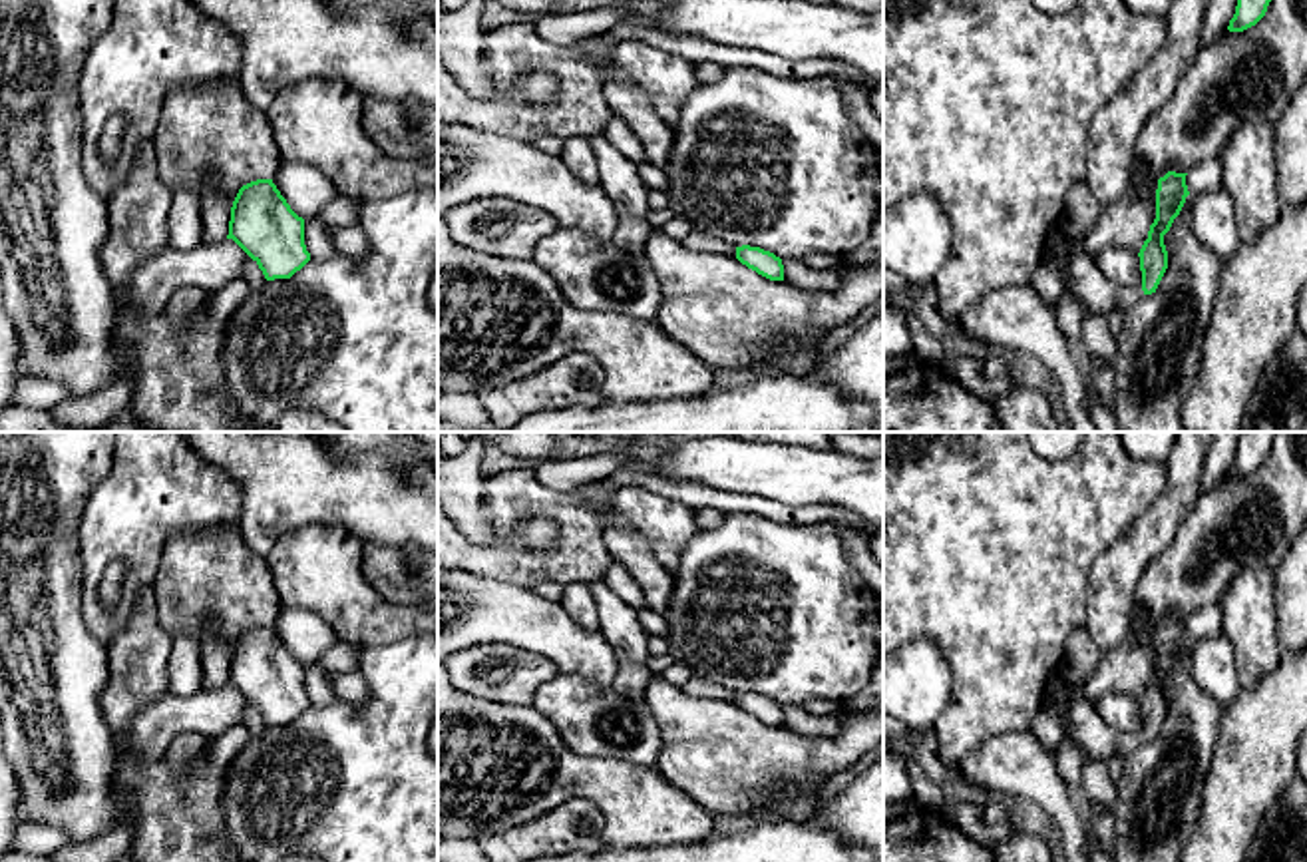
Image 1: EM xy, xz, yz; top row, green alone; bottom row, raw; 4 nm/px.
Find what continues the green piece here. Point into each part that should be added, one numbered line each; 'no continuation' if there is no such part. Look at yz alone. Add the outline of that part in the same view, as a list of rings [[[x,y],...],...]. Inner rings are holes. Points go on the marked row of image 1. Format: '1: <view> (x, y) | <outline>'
1: yz (1083, 279) | [[[1060,233],[1046,257],[1046,265],[1056,263],[1064,265],[1064,293],[1080,303],[1084,315],[1108,317],[1114,311],[1134,307],[1144,297],[1140,287],[1118,287],[1108,281],[1084,251],[1082,237]]]

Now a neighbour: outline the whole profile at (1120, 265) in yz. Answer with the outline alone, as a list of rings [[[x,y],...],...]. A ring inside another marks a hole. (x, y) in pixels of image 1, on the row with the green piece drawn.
[[[1106,247],[1094,257],[1098,271],[1118,287],[1140,287],[1140,257],[1130,249]]]

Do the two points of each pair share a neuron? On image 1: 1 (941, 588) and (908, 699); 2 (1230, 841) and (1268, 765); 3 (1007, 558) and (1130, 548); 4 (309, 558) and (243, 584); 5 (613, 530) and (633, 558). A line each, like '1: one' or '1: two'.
1: two
2: one
3: two
4: two
5: one

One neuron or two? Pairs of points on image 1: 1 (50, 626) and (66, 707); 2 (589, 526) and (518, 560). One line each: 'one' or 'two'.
1: one
2: one

